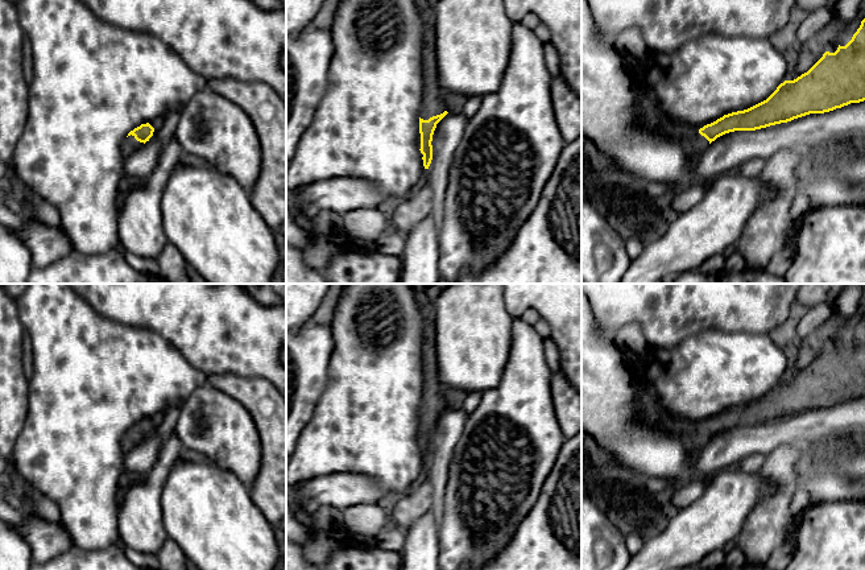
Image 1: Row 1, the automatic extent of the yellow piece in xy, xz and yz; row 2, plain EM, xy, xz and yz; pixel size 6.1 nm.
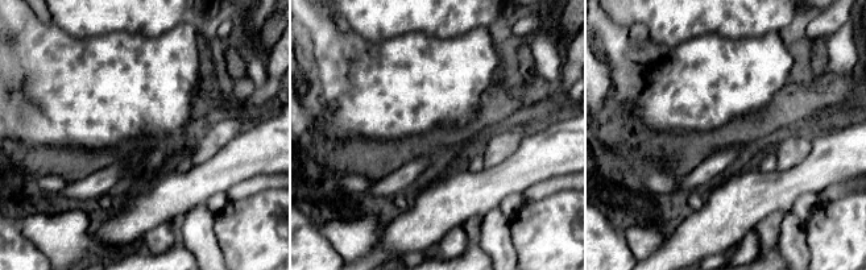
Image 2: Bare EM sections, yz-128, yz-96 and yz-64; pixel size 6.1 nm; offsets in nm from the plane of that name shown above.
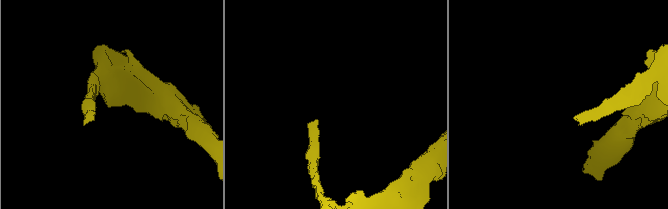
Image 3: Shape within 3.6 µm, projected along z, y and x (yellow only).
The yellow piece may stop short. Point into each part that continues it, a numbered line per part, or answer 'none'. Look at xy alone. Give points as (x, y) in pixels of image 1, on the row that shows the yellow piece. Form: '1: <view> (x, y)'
1: xy (131, 144)

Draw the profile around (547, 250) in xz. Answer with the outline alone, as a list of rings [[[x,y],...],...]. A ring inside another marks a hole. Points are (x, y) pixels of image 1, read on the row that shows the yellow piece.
[[[582,136],[560,152],[535,210],[508,251],[481,273],[463,272],[458,284],[582,284]]]

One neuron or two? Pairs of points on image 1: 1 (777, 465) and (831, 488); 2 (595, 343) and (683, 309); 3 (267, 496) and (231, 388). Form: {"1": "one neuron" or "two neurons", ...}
{"1": "two neurons", "2": "two neurons", "3": "one neuron"}

